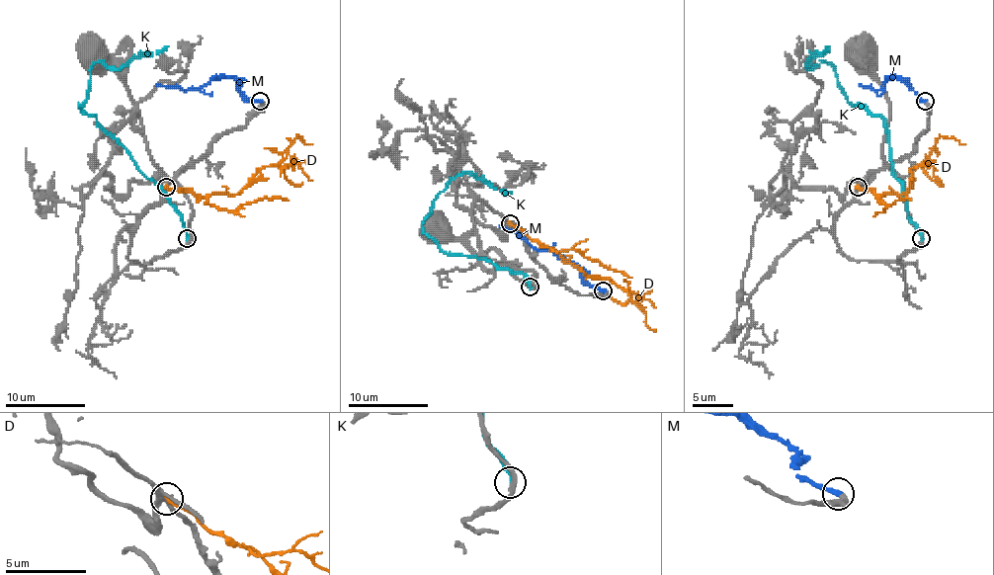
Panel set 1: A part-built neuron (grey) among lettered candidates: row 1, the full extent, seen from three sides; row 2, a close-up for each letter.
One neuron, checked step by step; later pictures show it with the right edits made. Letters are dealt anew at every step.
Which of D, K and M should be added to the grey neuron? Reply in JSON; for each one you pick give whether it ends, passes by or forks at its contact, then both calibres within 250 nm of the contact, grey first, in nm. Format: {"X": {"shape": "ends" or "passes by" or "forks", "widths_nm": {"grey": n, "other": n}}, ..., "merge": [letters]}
{"M": {"shape": "ends", "widths_nm": {"grey": 280, "other": 360}}, "merge": ["M"]}

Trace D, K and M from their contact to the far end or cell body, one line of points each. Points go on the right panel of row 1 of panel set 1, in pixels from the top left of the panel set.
D: (857, 186), (881, 196), (903, 194), (911, 186), (911, 170), (941, 136), (965, 144)
K: (921, 238), (891, 164), (887, 123), (845, 98), (827, 62), (809, 68), (807, 64), (827, 45)
M: (925, 100), (921, 100), (897, 76), (879, 90), (859, 84)

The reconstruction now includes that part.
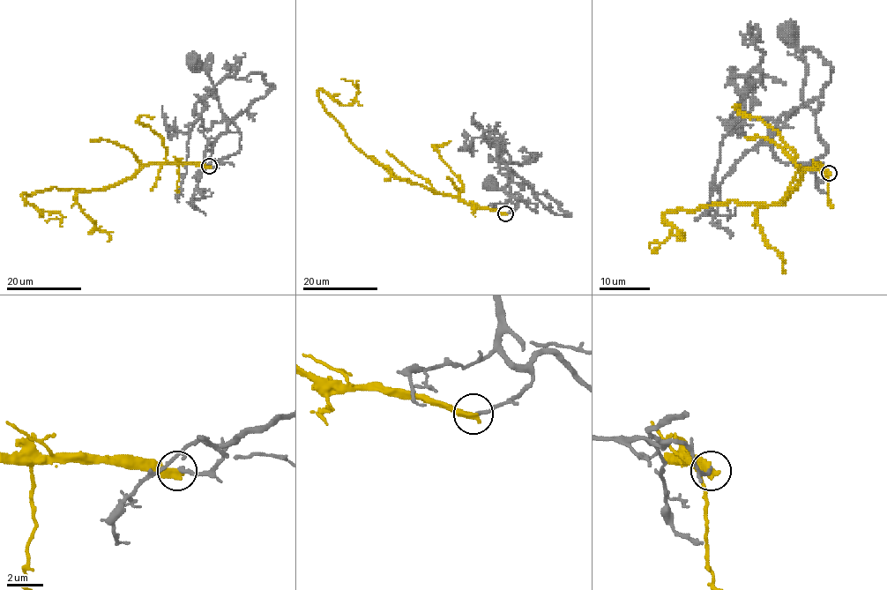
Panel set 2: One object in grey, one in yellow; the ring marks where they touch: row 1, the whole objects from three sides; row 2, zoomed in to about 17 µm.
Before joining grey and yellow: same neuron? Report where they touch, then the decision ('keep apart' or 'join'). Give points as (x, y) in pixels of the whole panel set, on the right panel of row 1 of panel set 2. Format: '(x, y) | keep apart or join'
(829, 173) | keep apart

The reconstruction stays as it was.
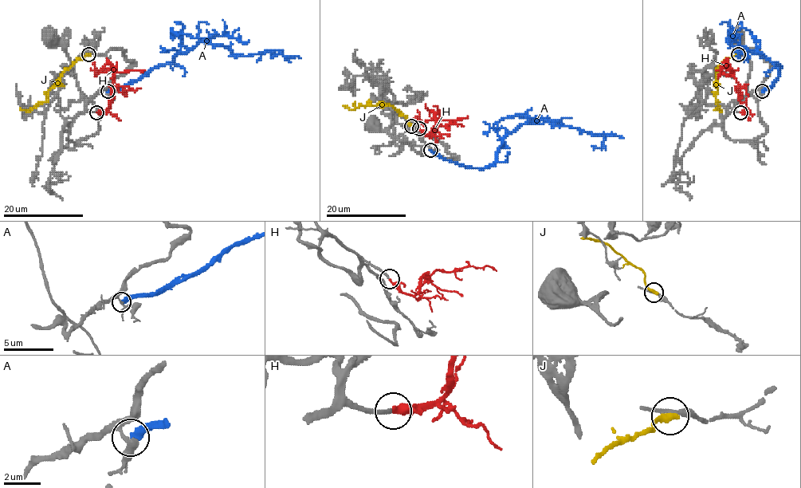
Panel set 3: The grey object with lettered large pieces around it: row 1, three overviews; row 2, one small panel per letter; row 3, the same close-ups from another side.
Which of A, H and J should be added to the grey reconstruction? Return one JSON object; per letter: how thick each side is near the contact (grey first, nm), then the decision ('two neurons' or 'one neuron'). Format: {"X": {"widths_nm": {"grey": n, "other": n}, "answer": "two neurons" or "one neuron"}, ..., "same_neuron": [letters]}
{"A": {"widths_nm": {"grey": 130, "other": 360}, "answer": "two neurons"}, "H": {"widths_nm": {"grey": 220, "other": 340}, "answer": "one neuron"}, "J": {"widths_nm": {"grey": 200, "other": 360}, "answer": "two neurons"}, "same_neuron": ["H"]}

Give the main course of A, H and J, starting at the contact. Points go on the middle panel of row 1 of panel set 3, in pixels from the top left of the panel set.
A: (430, 150), (464, 165), (484, 168), (493, 162), (508, 134), (532, 117), (588, 132), (624, 137)
H: (419, 128), (429, 135), (437, 119), (454, 121), (468, 116)
J: (411, 126), (392, 106), (362, 105), (348, 109), (343, 105)

